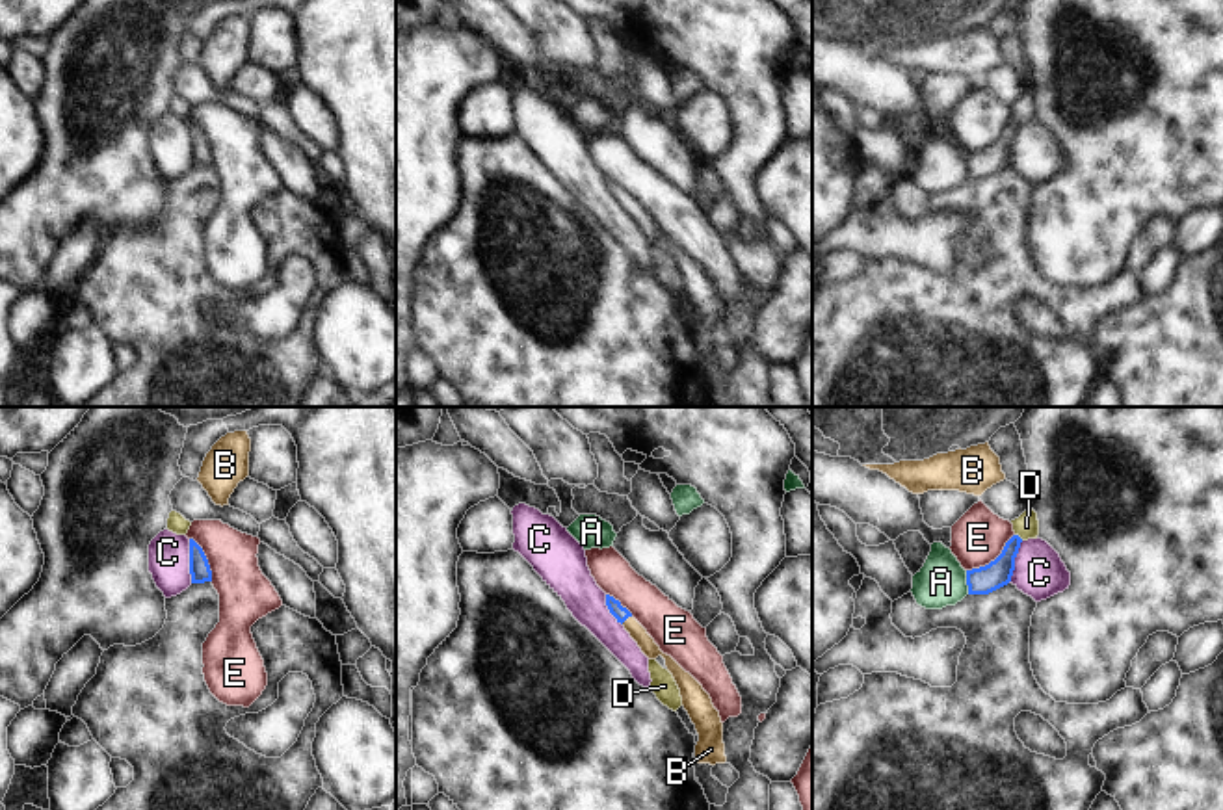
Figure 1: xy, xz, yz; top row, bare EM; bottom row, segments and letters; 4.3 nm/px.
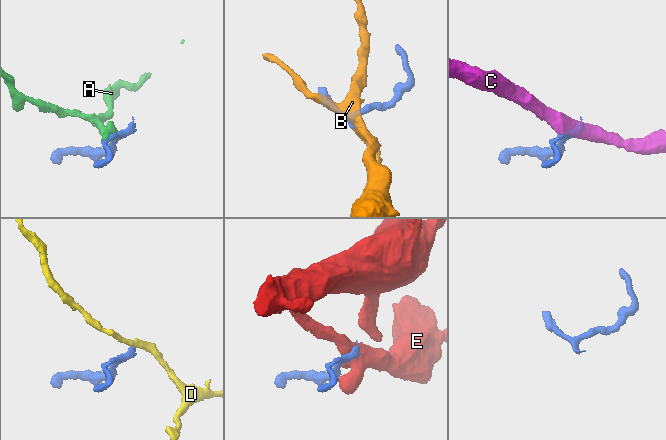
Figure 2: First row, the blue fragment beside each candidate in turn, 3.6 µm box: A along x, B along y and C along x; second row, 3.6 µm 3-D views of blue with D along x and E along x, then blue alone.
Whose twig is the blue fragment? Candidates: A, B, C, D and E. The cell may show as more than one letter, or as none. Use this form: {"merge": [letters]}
{"merge": ["B"]}

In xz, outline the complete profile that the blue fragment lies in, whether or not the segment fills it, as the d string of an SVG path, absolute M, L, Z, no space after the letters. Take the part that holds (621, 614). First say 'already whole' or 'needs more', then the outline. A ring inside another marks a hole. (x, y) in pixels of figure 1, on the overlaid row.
needs more | M606 594L606 606L649 660L656 660L658 656L665 660L665 667L673 674L680 689L682 706L697 730L697 745L693 752L695 778L703 786L708 803L723 806L727 803L729 788L712 777L712 767L716 764L727 762L723 743L723 723L719 712L712 704L710 695L671 656L660 650L660 647L647 634L647 630L632 617L626 608L621 606L619 600Z

